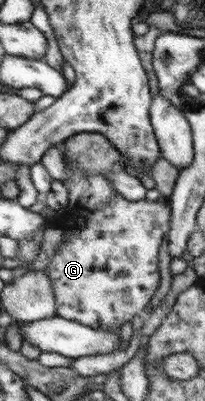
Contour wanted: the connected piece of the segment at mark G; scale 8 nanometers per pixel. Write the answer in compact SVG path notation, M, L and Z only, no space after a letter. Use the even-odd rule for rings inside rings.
M123 194L107 200L103 208L72 207L65 216L70 222L61 223L69 226L69 238L61 252L57 252L46 273L50 278L57 297L57 313L72 321L105 332L121 332L137 317L145 314L155 293L161 287L161 247L173 230L173 207L170 199L160 201L131 201Z

